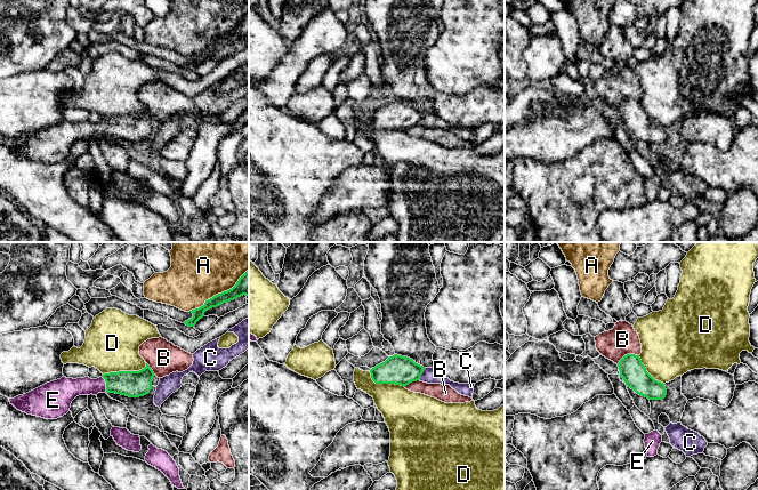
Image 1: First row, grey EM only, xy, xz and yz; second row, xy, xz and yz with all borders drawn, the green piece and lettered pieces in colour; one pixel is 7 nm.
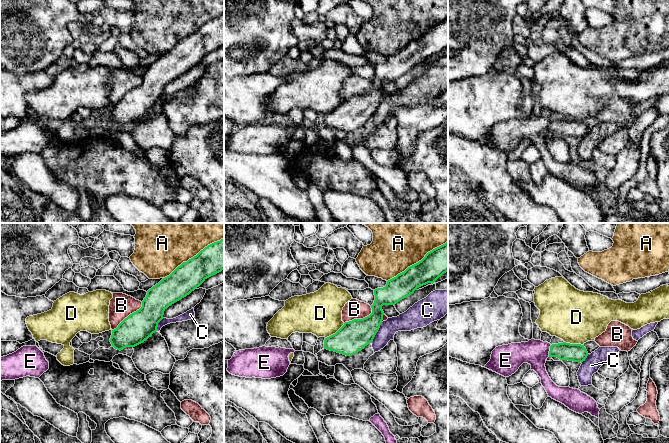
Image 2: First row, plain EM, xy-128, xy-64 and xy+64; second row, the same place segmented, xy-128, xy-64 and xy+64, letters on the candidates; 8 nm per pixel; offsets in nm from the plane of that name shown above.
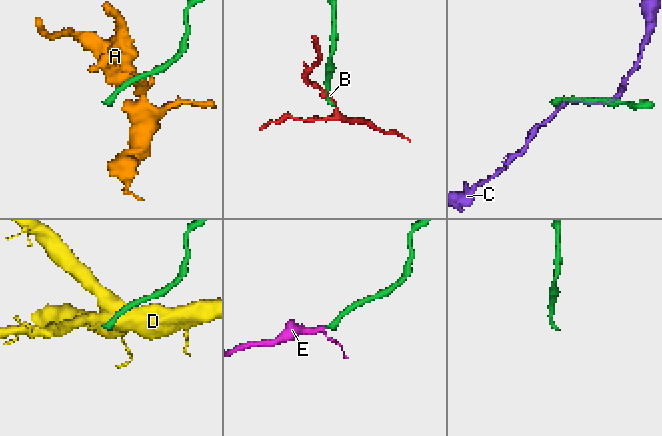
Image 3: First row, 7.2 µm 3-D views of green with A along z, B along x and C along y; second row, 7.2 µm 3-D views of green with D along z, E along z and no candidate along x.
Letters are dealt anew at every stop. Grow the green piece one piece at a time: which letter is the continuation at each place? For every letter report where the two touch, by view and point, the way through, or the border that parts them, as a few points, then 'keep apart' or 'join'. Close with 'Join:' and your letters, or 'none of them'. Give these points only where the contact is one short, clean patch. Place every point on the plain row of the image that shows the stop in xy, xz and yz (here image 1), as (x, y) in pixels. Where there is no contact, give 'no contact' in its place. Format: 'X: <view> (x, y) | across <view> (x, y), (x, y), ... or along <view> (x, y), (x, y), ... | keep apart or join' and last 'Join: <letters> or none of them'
A: xy (219, 38) | keep apart
B: yz (627, 98) | along yz (638, 98), (626, 98), (617, 107) | keep apart
C: xz (421, 118) | keep apart
D: xy (125, 115) | along xy (146, 107), (138, 114), (110, 115), (103, 119) | keep apart
E: xy (106, 128) | across xy (134, 128), (106, 128), (71, 131) | join
Join: E

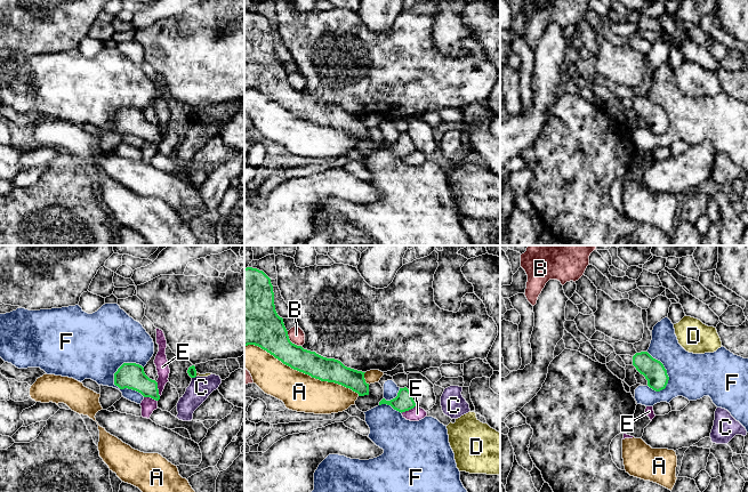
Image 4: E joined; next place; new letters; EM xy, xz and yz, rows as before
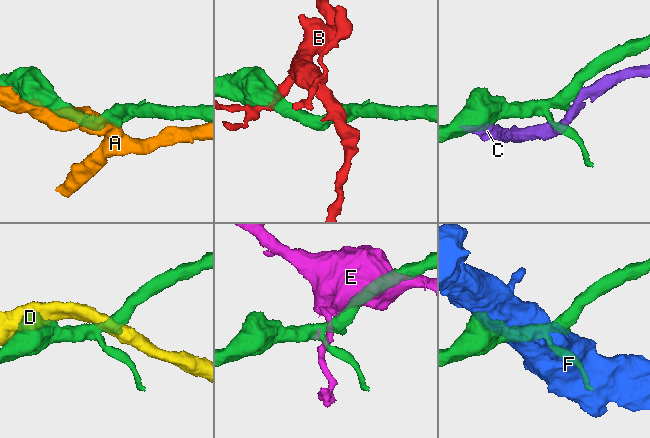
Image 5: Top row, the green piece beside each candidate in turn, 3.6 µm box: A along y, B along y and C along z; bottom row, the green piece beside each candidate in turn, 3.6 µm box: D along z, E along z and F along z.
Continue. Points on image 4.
A: xz (302, 115) | keep apart
B: xz (290, 86) | keep apart
C: xy (193, 121) | keep apart
D: xy (195, 119) | along xy (195, 117), (196, 120) | keep apart
E: xy (157, 132) | along xy (155, 126), (160, 139) | keep apart
F: xy (119, 131) | keep apart
Join: none of them

